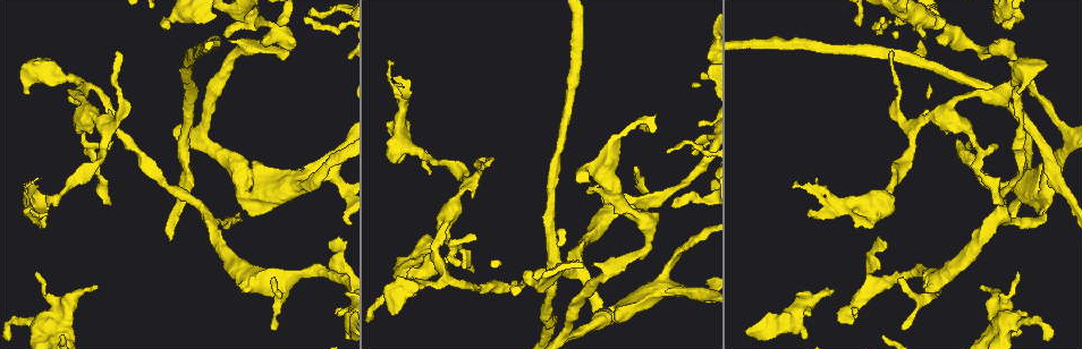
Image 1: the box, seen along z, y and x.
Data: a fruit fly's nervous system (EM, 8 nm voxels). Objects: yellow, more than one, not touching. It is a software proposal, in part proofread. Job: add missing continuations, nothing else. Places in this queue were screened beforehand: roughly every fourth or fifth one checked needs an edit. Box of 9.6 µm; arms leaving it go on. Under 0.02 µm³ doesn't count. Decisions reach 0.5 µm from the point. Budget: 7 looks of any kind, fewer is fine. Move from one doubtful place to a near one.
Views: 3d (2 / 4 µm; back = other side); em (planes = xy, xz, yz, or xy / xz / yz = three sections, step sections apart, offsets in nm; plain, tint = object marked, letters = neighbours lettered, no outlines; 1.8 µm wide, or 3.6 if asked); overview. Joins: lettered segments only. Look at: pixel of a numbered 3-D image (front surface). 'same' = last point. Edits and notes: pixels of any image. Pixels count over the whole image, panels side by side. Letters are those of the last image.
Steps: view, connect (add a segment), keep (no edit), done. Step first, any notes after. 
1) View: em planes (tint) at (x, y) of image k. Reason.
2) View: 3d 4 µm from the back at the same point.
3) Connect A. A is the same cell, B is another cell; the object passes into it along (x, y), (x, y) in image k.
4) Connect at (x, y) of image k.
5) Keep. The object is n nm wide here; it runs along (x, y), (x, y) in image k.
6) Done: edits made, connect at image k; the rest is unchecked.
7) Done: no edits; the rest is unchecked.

View: em 3.6 µm planes (letters) at (701, 78) of image 1. An open end.

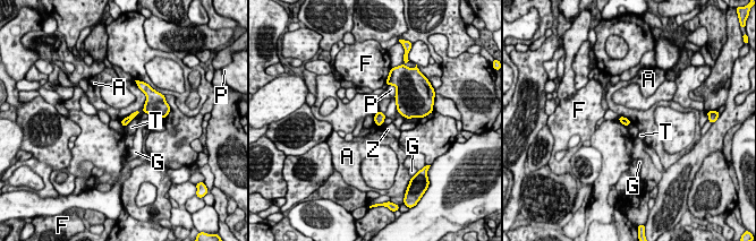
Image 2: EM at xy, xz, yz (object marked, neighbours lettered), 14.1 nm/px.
Keep. A, F, G, P, T and Z are other cells; a border runs along (136, 86), (145, 96), (144, 105) in image 2; none of them fits.

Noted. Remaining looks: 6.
View: em planes (letters) at (980, 285) of image 1. Branch stops here.

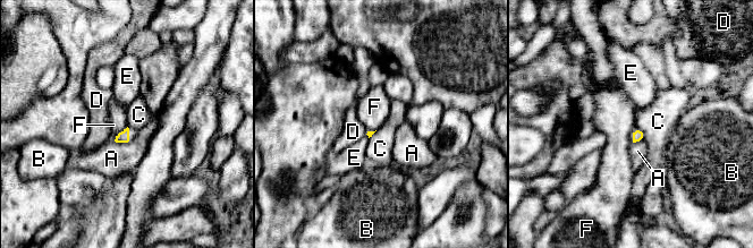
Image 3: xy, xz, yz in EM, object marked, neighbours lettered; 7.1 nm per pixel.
Keep. The longest contact is with F, 150 nm; A, B, C, D, E and F are other cells; a border runs along (636, 126), (644, 134), (645, 139) in image 3; no lettered segment goes on from it.

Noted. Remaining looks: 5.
View: 3d 2 µm at (1021, 334) of image 1. Branch stops here.

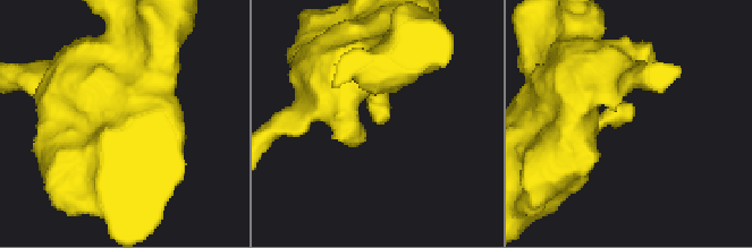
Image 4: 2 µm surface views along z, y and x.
View: em xz step 16 (tint) at (633, 112) of image 4.

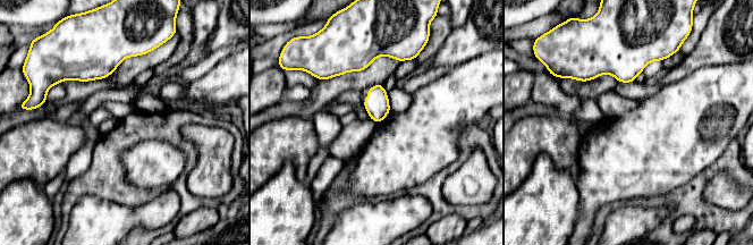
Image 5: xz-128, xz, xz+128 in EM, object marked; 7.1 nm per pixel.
View: em planes (letters) at the same point. Another direction.

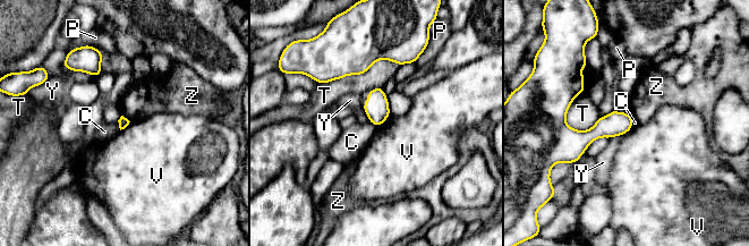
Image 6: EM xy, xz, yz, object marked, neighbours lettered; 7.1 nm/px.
Keep. C, P, T, V, Y and Z are other cells; a border runs along (117, 120), (120, 129) in image 6; no lettered segment goes on from it.

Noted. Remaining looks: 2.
Done: no edits; the rest is unchecked.

